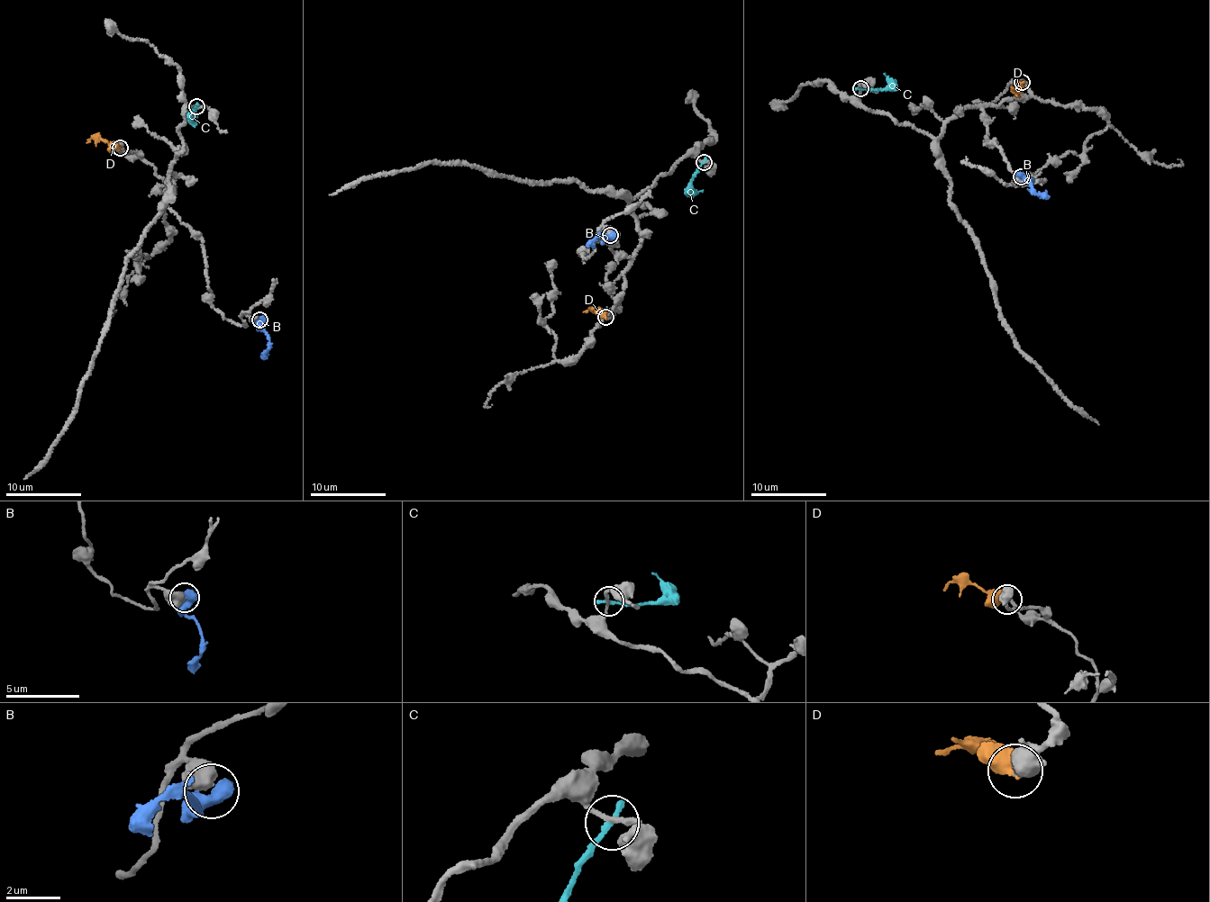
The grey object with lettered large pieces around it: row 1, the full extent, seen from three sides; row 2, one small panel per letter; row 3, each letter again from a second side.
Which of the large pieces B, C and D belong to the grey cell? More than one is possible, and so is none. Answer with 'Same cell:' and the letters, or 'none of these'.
Same cell: D

